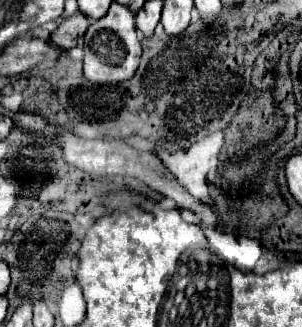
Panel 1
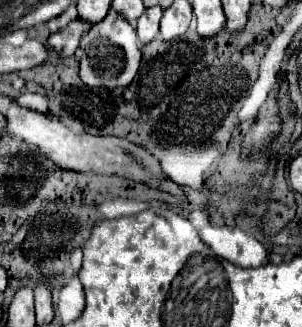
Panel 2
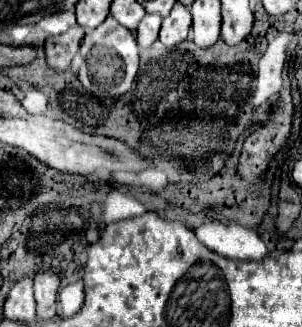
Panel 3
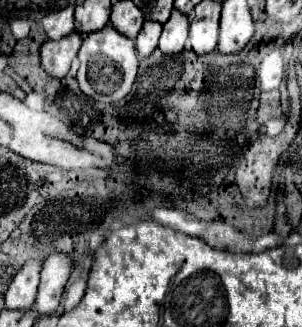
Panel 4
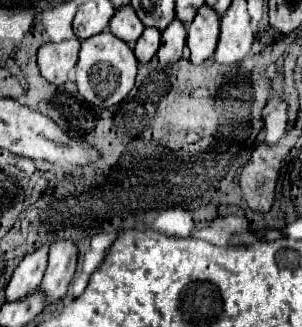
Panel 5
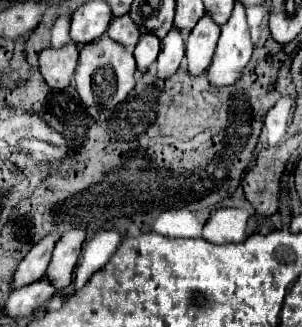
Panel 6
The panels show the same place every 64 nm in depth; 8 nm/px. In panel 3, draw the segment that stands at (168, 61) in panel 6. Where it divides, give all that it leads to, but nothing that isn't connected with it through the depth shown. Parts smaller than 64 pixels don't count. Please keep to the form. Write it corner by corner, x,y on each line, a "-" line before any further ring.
180,2
174,4
170,16
162,22
162,28
160,28
160,42
166,46
166,48
174,48
178,46
180,42
186,40
188,36
188,30
190,30
190,12
186,6
182,6

